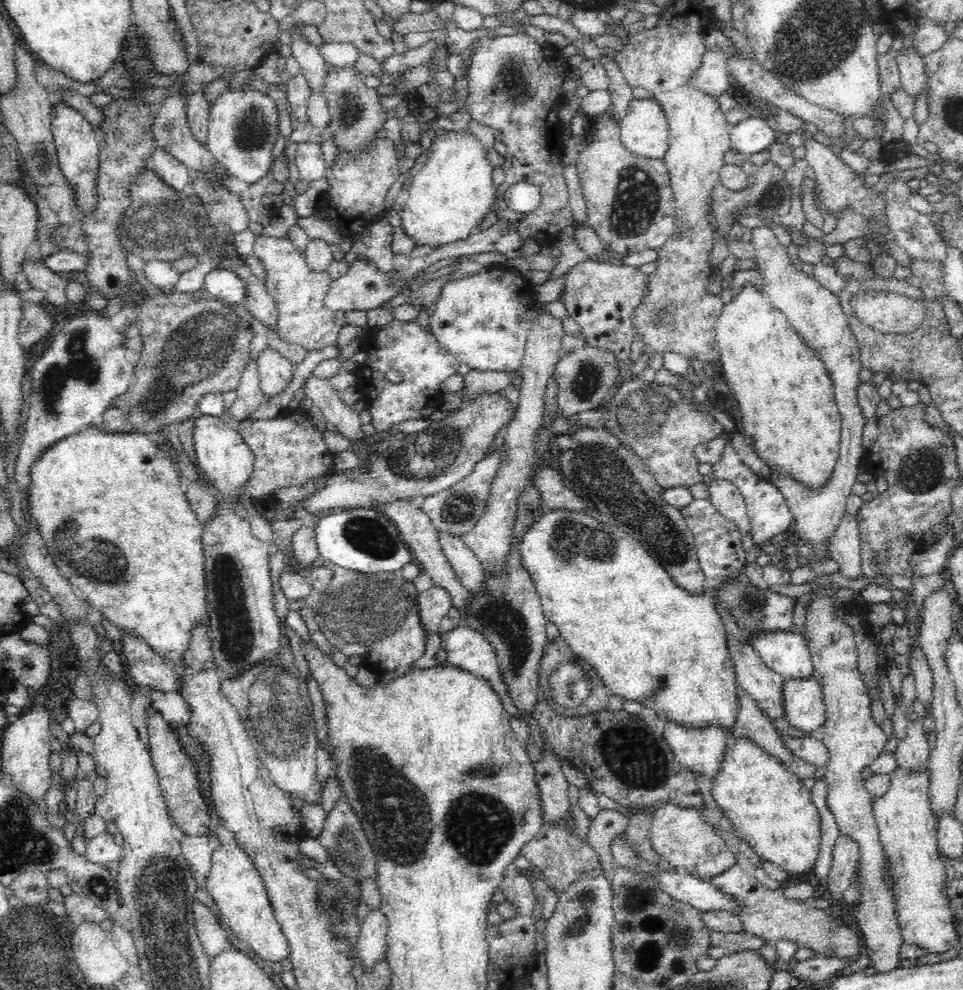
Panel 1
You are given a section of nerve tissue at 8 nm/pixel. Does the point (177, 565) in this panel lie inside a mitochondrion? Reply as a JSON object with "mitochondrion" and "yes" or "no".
{"mitochondrion":"no"}

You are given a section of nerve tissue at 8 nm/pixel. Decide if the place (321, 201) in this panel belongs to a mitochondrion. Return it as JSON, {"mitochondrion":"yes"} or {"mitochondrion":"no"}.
{"mitochondrion":"no"}

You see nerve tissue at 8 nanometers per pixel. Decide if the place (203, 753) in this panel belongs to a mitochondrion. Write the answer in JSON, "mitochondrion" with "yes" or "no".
{"mitochondrion":"no"}

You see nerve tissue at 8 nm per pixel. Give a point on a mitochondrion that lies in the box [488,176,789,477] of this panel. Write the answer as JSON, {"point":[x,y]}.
{"point":[642,412]}

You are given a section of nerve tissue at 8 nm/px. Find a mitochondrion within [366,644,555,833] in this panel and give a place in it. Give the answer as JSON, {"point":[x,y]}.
{"point":[487,771]}

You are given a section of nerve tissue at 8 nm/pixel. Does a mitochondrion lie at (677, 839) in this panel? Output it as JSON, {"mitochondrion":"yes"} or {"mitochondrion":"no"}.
{"mitochondrion":"yes"}

